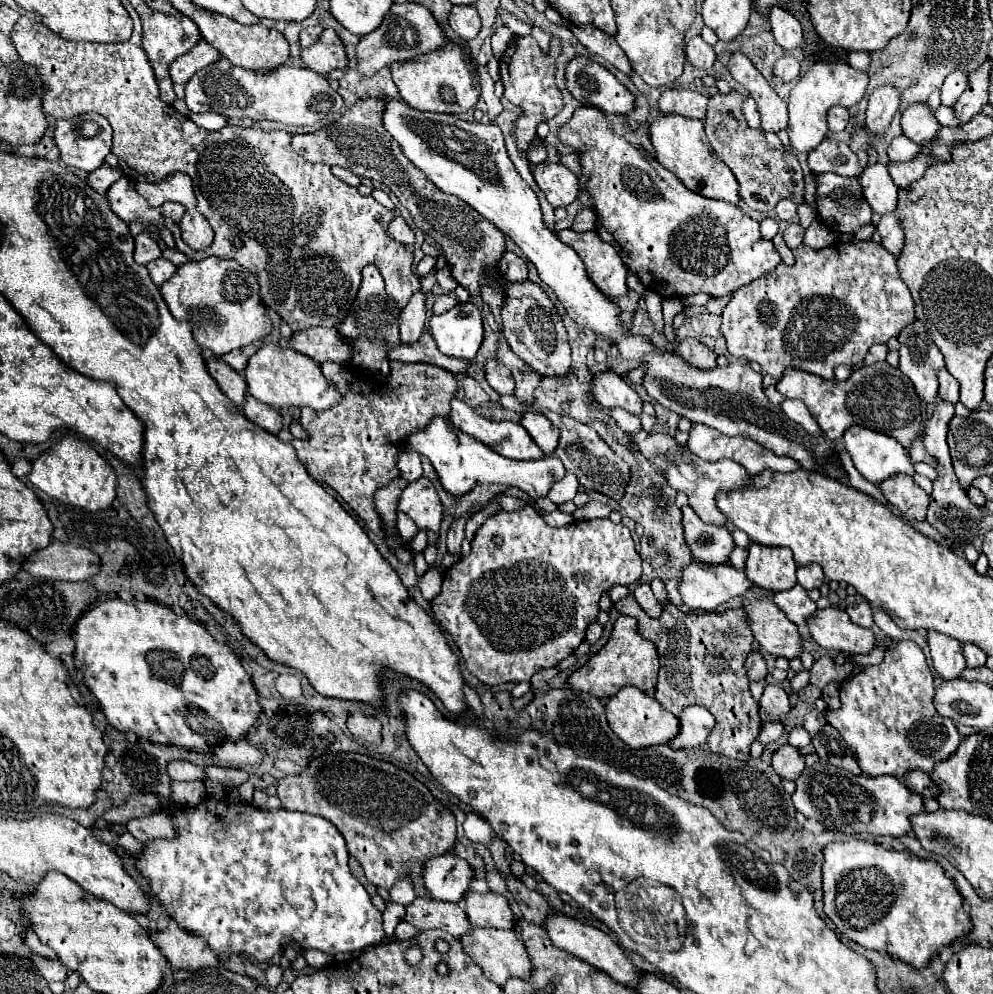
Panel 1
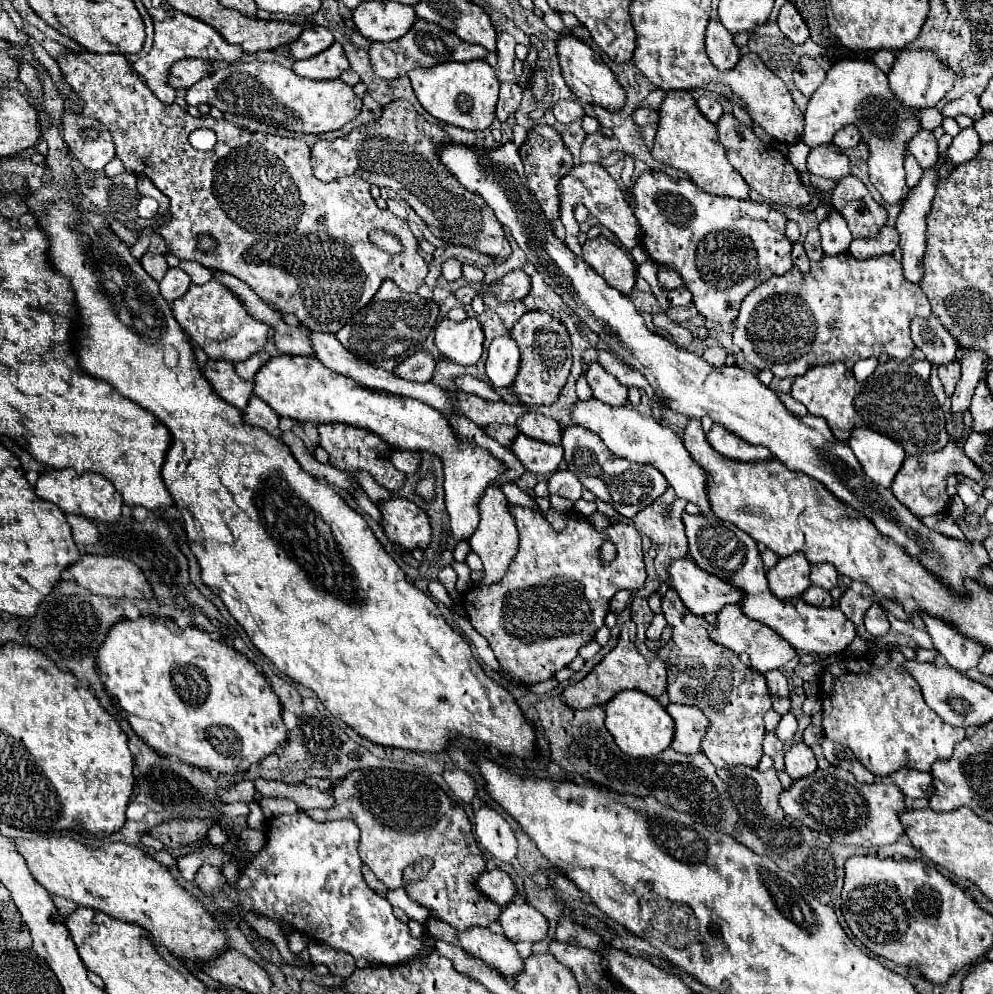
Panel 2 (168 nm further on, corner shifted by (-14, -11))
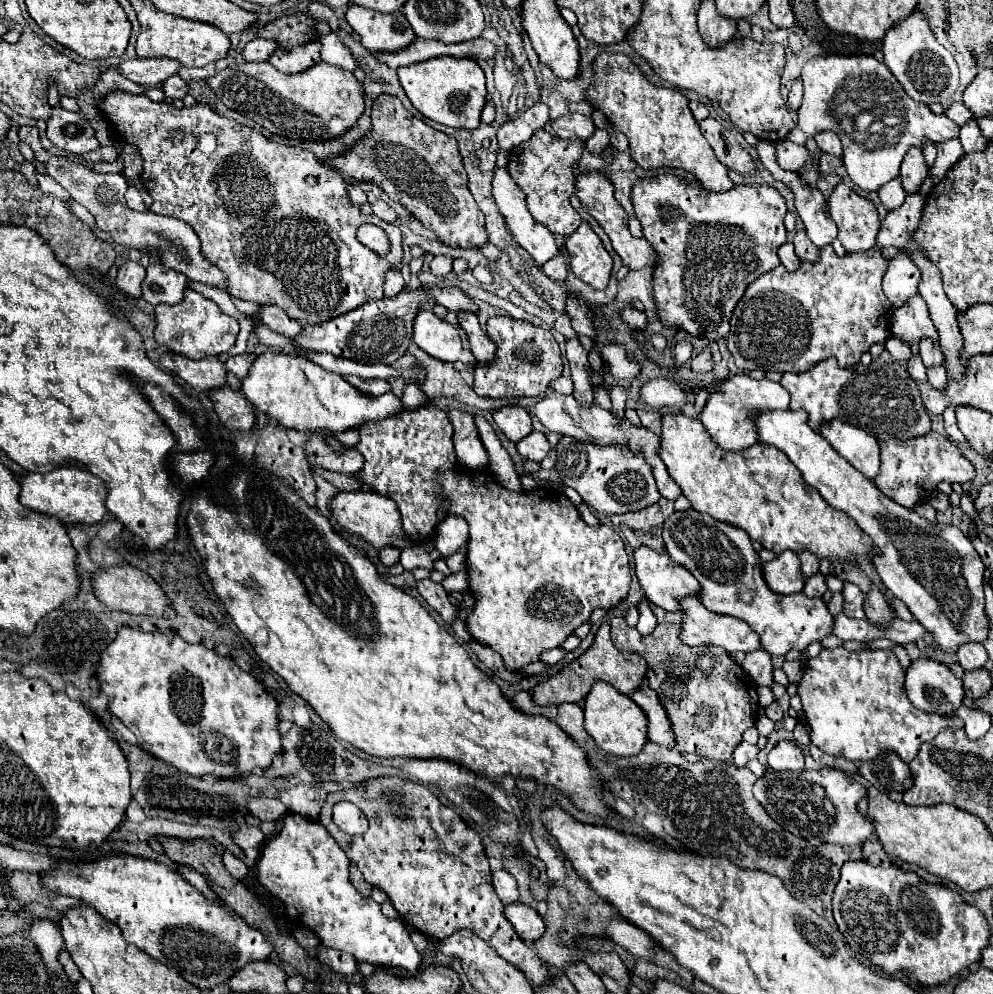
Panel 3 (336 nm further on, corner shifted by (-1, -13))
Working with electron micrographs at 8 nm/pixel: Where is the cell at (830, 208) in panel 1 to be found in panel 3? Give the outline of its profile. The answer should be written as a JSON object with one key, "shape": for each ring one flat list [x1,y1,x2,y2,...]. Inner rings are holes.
{"shape":[[839,182,829,196,827,206,831,218,839,228,839,240,849,254,875,246,881,220,871,200,859,196,847,184]]}

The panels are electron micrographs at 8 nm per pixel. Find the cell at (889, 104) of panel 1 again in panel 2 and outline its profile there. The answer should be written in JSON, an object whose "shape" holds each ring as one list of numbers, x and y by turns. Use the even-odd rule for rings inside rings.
{"shape":[[900,50,896,52,896,62,888,74,888,80,890,90,894,92,900,106,904,110,918,110,936,106,936,102,942,100,944,94,954,86,956,76,942,62,938,62,932,52,926,54,924,50]]}

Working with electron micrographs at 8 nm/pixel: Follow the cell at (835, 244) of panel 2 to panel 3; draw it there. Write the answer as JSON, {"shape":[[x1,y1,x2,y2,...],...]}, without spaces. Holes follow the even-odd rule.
{"shape":[[761,142,757,146,757,152,759,152,759,158,765,164,765,168,773,174,773,178,783,182,785,186,789,186,789,190,795,194,795,208,797,208,797,214,801,216,801,220,807,228,809,240,813,244,817,244,819,248,831,244,837,238,837,224,829,216,827,202,825,202,823,194,815,186,805,184,801,180,799,172,781,170,777,160,775,160,773,144]]}

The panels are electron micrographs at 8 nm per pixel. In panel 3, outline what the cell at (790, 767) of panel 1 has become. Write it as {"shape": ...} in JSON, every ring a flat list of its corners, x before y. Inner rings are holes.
{"shape":[[791,740,779,742,769,752,769,766,773,770,797,770,797,772,801,772,805,766,803,748]]}

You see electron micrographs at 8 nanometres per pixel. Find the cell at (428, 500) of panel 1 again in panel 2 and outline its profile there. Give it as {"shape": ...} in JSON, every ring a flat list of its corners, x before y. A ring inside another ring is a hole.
{"shape":[[392,498,388,502,382,502,380,512,384,516,382,528,392,544,410,552,414,548,426,548,430,544,432,540,430,516,412,500]]}

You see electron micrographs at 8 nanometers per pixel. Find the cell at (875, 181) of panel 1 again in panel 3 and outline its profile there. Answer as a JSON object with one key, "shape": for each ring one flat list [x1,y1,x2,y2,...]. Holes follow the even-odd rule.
{"shape":[[815,56,803,66,801,82,805,94,799,108,799,124,787,139,803,145,808,136,833,130,843,144,849,178,869,192,899,176,901,160,909,148,923,150,925,140,937,146,959,134,953,120,945,114,933,114,927,104,915,102,889,68,871,56]]}

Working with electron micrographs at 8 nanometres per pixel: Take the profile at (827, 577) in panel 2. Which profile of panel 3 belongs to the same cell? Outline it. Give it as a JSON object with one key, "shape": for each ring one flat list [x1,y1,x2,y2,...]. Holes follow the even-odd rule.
{"shape":[[803,550,799,552,799,558,801,558,801,570,805,576,813,576,819,572,819,558,813,556,813,552]]}

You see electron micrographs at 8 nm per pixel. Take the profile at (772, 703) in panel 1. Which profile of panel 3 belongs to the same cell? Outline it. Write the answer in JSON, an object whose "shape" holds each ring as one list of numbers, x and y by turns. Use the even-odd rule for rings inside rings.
{"shape":[[765,650,749,652,741,664,745,672,755,680,759,686,771,686,773,684,773,666,771,666,771,656]]}

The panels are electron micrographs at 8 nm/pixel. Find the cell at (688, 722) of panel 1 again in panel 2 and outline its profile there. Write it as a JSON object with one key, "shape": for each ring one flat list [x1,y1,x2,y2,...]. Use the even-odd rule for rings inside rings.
{"shape":[[668,704,666,712,676,722,676,734,672,748,680,754,694,754,700,752,700,742,708,730,708,718,696,706,684,704]]}

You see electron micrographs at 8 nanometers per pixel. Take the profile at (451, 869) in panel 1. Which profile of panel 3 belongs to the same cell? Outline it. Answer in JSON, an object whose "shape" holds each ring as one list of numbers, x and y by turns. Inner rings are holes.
{"shape":[[507,870,493,872,493,888,503,904,513,904,519,900,519,888,517,880]]}

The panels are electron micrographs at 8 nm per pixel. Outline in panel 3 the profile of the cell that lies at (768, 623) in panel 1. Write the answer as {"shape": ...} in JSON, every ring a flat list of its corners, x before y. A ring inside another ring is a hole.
{"shape":[[685,596,681,598,681,608,683,608,683,620,681,620,681,642,689,644,689,646,701,646,701,644,715,644,725,648,727,652,753,652,761,648,759,638,755,636,755,632,751,630,749,624,745,624,739,618,733,616,725,616,725,614,715,614,709,612,697,596]]}

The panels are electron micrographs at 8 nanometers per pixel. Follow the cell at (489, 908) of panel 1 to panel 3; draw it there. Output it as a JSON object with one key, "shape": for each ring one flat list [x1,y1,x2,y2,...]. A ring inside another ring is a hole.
{"shape":[[515,902,515,904,507,904,505,906,505,916,507,920,513,924,515,932,525,940,525,942,535,942,537,938,541,938,541,934,545,932,545,922,543,918,537,914,535,908]]}

